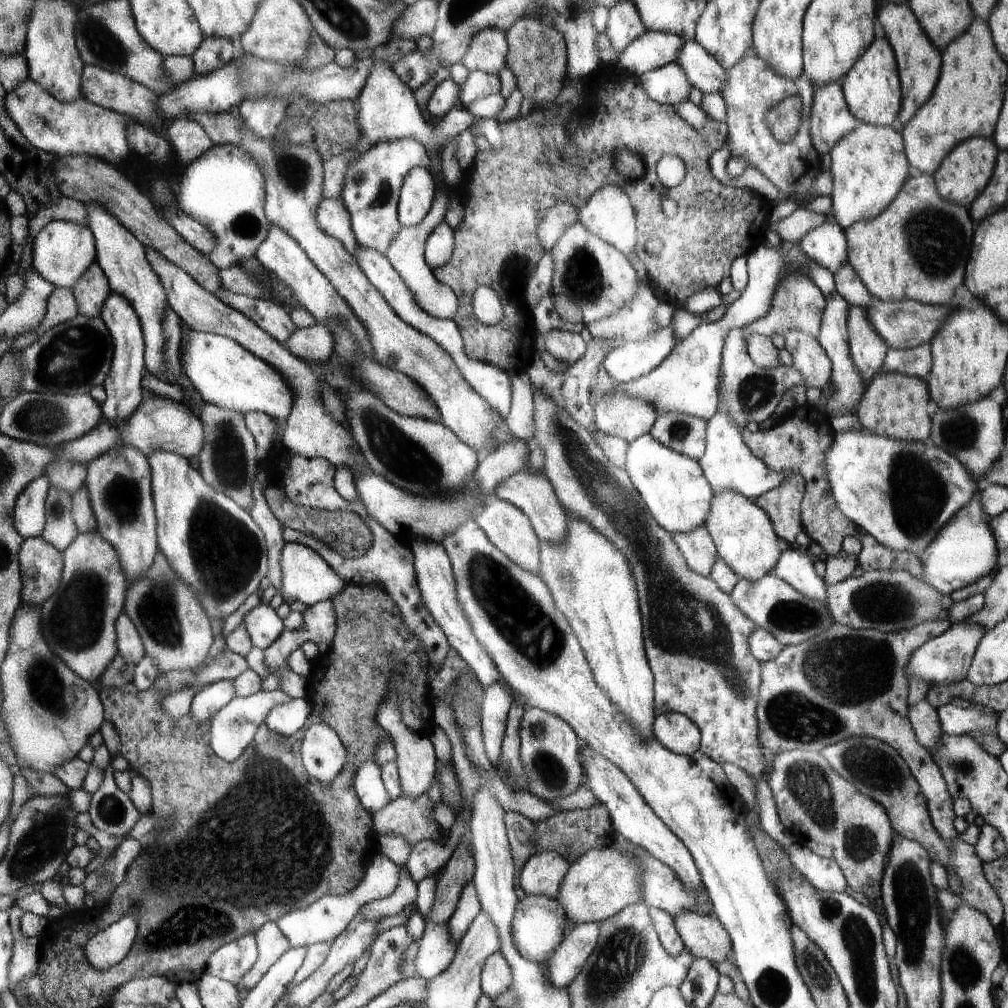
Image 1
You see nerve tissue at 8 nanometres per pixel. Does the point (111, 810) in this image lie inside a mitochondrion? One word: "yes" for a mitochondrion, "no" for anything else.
yes

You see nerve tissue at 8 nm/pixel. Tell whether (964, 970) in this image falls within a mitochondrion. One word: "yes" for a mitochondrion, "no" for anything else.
yes

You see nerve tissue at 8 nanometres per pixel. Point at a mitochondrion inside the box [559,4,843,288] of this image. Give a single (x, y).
(796, 108)

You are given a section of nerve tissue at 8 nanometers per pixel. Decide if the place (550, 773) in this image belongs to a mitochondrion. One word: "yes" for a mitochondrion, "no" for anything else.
yes

